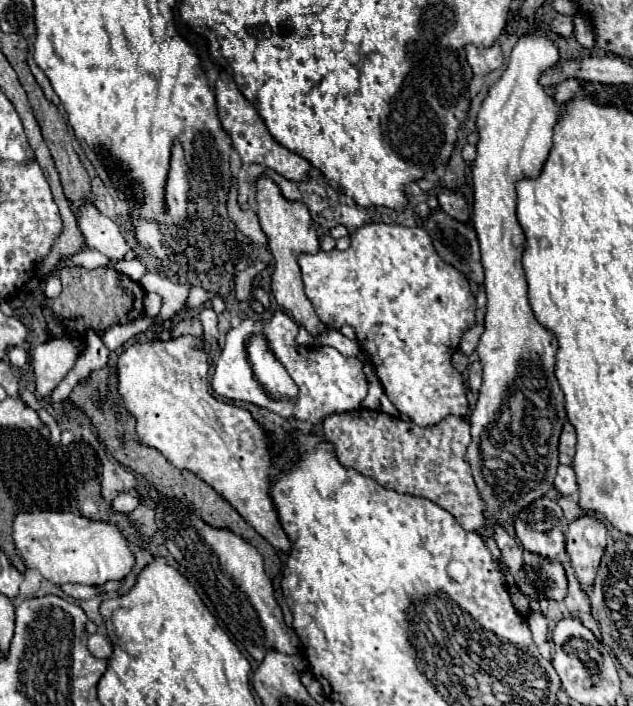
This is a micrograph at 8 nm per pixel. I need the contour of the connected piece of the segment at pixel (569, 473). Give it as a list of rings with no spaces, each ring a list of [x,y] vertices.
[[[559,466],[559,468],[557,468],[557,474],[555,474],[555,480],[553,480],[553,486],[555,486],[563,496],[577,494],[577,480],[575,480],[573,468],[571,468],[571,466]]]

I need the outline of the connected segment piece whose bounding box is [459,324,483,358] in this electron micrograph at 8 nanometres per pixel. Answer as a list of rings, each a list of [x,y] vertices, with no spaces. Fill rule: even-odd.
[[[477,324],[469,332],[465,332],[465,336],[461,338],[461,344],[459,344],[459,352],[463,356],[469,358],[475,352],[475,348],[479,344],[479,338],[481,338],[481,332],[483,332],[483,326],[477,326]]]

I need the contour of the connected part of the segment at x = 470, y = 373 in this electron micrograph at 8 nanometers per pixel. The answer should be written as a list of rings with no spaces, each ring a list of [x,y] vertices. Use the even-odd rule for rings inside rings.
[[[477,360],[471,362],[471,366],[467,370],[467,384],[473,392],[477,392],[479,386],[481,386],[481,364]]]

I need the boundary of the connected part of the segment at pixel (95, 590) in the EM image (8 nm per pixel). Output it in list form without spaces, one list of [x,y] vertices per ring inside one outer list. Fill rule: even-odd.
[[[63,584],[61,586],[65,594],[69,594],[71,598],[77,598],[77,600],[89,600],[97,594],[101,594],[101,588],[99,586],[83,586],[83,584]]]

